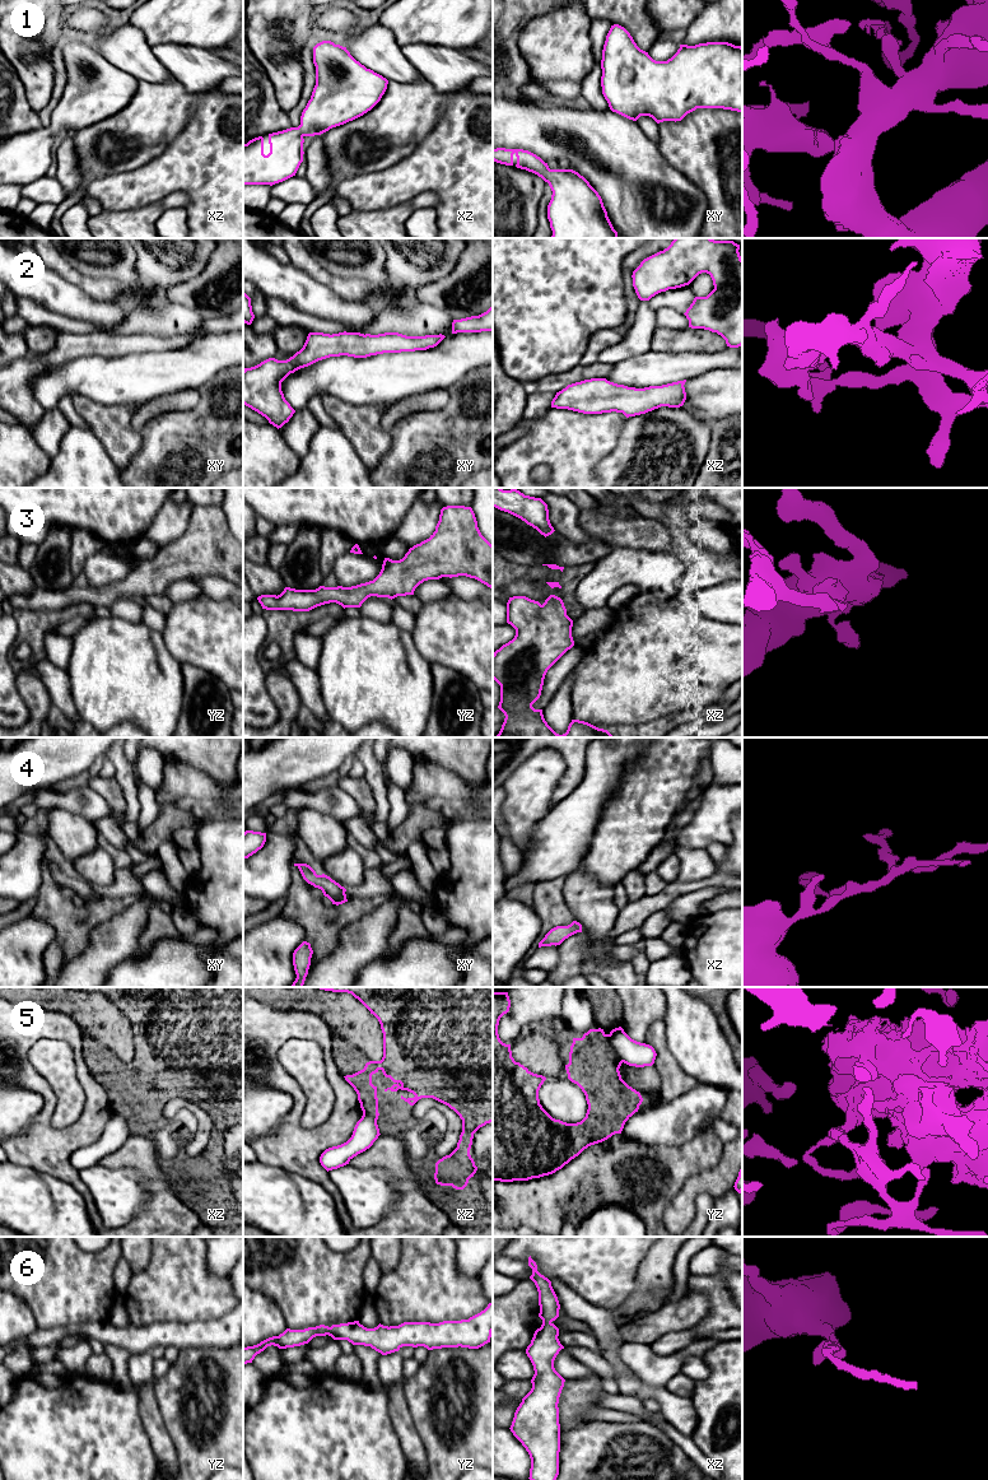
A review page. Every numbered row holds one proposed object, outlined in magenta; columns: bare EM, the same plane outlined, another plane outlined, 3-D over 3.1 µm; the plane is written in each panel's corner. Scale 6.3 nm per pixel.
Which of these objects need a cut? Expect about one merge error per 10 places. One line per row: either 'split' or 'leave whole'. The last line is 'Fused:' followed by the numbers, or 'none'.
1: leave whole
2: leave whole
3: leave whole
4: leave whole
5: split
6: leave whole
Fused: 5

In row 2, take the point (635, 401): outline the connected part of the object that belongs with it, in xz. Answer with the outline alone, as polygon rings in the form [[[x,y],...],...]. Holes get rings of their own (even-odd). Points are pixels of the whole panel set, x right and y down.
[[[591,378],[568,385],[556,392],[551,408],[583,414],[623,413],[626,418],[646,414],[661,406],[680,408],[686,400],[686,380],[644,388],[628,387]]]

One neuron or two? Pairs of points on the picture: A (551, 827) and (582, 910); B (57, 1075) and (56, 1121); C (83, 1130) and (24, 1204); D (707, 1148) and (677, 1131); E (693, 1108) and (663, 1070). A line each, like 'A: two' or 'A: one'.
A: two
B: one
C: two
D: two
E: two

